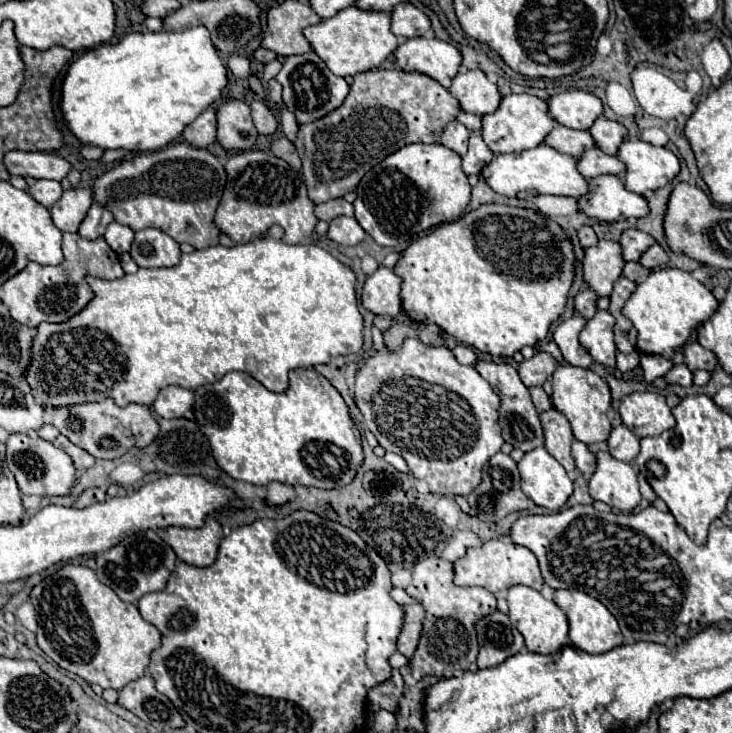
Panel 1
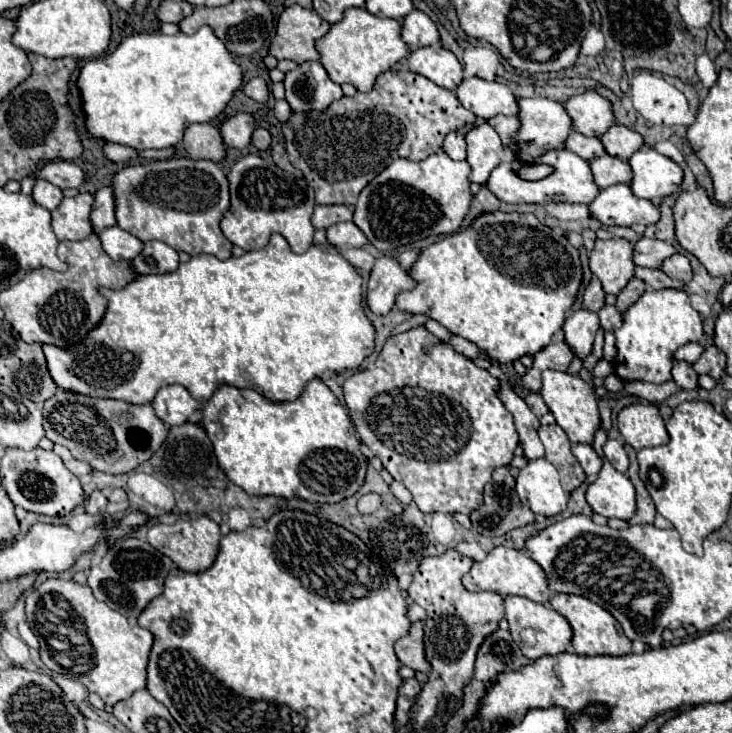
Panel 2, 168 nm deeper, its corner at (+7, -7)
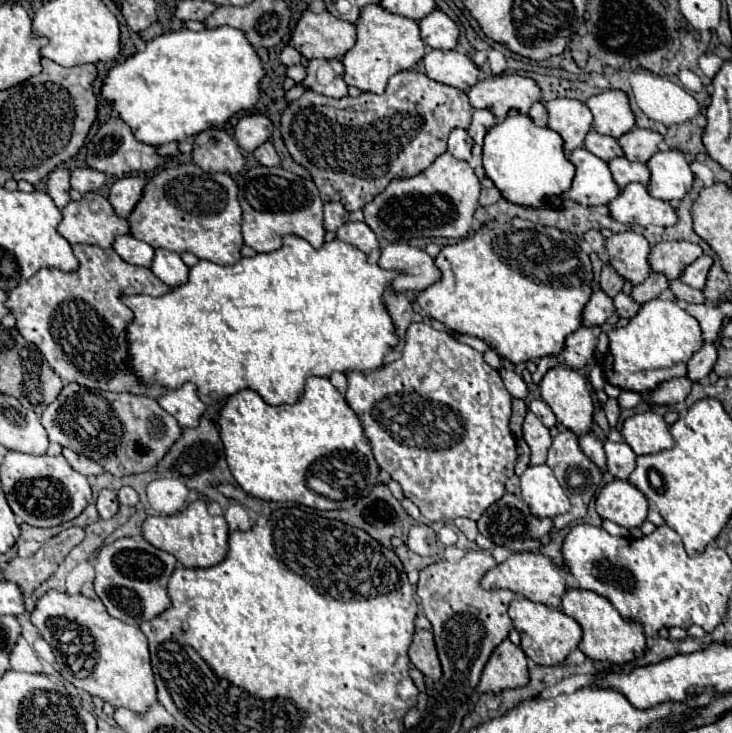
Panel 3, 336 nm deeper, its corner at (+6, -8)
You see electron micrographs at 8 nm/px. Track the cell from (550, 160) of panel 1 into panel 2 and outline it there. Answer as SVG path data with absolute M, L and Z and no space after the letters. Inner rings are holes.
M556 148L552 152L546 152L544 156L538 156L536 160L540 160L540 164L552 166L552 176L546 176L544 180L520 180L520 176L516 176L516 172L512 172L512 160L510 160L510 162L498 164L492 170L492 176L488 178L486 188L496 198L500 198L502 202L508 202L508 204L546 204L546 202L590 204L596 198L598 186L592 180L590 166L586 160L582 160L574 152L564 150L564 148Z

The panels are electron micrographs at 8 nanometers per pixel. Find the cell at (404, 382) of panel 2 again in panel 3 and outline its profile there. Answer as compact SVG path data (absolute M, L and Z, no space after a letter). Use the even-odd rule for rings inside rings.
M421 321L421 323L411 323L409 329L407 329L407 337L405 337L405 347L403 347L403 355L401 359L377 369L377 371L353 371L347 375L349 379L349 387L347 387L347 403L349 407L357 413L357 417L361 419L363 427L365 427L365 435L371 439L371 447L373 447L373 455L379 463L381 469L385 469L403 489L405 497L411 499L421 515L435 523L435 521L453 521L457 517L469 517L473 521L477 521L483 511L493 505L493 501L499 501L503 495L505 495L505 479L509 475L513 475L513 467L515 467L515 461L517 461L517 443L511 435L511 429L509 429L509 419L511 419L511 395L509 391L505 389L503 381L501 381L501 375L497 369L489 367L483 359L483 355L475 349L471 349L469 345L465 343L459 343L457 339L453 339L449 333L445 331L437 331L433 329L429 323Z

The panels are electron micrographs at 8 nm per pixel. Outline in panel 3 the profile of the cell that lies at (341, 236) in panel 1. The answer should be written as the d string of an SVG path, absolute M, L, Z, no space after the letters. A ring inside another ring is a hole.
M345 223L337 231L337 239L361 249L363 253L371 253L373 249L379 249L377 235L373 233L373 229L369 229L367 223Z

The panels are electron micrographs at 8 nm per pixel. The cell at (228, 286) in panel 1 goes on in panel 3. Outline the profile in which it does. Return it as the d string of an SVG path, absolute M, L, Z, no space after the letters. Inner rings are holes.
M287 235L283 239L283 247L279 251L271 253L257 253L253 257L245 257L237 261L233 267L221 267L211 261L199 261L189 271L189 281L185 285L175 287L171 293L163 297L149 297L149 295L127 295L123 297L123 303L135 313L133 323L127 327L127 341L129 341L129 365L137 373L137 377L145 383L161 383L169 389L179 389L183 383L191 381L197 385L199 397L203 403L211 405L213 401L223 401L233 393L239 393L241 389L253 389L257 391L269 405L283 405L283 403L297 403L297 399L303 395L305 381L311 375L317 377L329 377L333 371L375 371L383 365L383 357L399 343L399 337L395 335L395 323L383 303L383 293L397 277L399 271L385 271L377 263L369 263L367 255L359 251L357 247L343 243L339 239L333 239L331 243L325 243L321 249L313 249L305 239L297 235Z

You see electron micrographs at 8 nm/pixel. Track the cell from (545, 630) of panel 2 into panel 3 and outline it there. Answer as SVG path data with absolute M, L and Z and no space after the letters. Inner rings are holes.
M515 597L509 605L509 617L515 623L515 629L521 633L521 649L529 659L533 659L537 665L559 665L565 661L565 657L577 649L583 629L581 625L565 615L559 609L529 601L525 597Z

